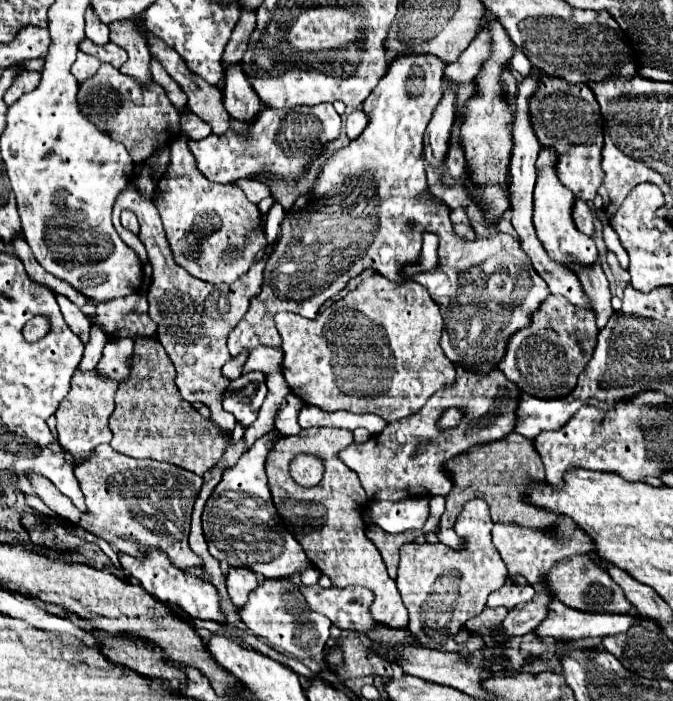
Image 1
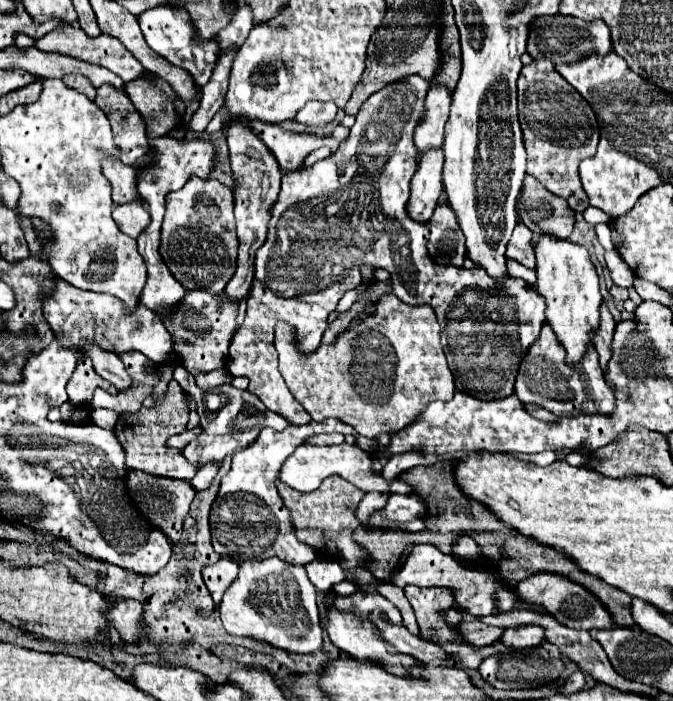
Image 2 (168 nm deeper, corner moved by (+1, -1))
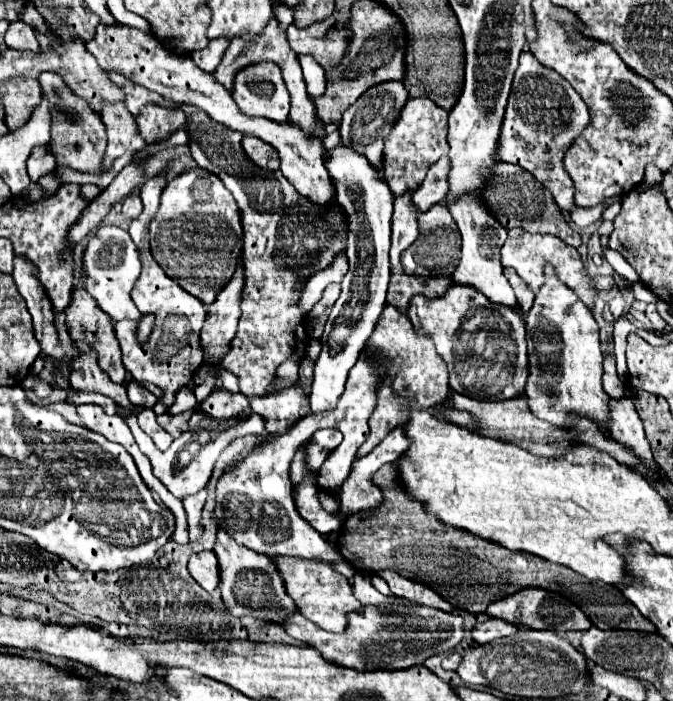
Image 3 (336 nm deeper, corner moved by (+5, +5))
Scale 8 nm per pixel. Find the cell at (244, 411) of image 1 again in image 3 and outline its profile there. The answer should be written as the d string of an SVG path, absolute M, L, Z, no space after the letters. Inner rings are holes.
M219 387L219 389L213 389L213 393L207 399L213 399L211 407L205 409L207 405L203 403L203 409L199 413L193 411L193 415L189 419L189 431L183 433L179 439L175 439L167 451L159 451L153 445L153 441L149 441L149 437L139 427L137 417L130 416L125 419L135 441L141 445L141 451L149 457L149 461L153 465L153 475L179 499L183 499L185 495L197 493L199 489L203 489L209 483L217 457L233 439L245 437L249 433L253 433L253 435L257 433L255 431L255 413L249 405L249 399L243 397L243 393L231 393L223 387Z

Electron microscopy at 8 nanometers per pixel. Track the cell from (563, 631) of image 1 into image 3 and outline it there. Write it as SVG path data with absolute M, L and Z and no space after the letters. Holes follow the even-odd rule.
M489 619L487 623L475 625L473 639L475 639L475 643L485 645L487 641L493 641L493 639L499 639L499 637L509 637L511 633L517 633L517 631L519 631L517 625L511 625L503 619Z

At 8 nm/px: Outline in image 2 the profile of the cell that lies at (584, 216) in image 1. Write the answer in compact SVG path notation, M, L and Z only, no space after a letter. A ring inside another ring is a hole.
M525 175L521 195L517 199L517 217L535 235L551 235L567 239L573 231L575 219L565 199L551 195L537 179Z

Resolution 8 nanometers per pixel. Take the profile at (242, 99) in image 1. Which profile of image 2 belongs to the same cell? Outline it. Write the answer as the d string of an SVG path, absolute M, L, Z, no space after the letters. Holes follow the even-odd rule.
M233 123L233 127L227 129L227 143L229 143L229 163L231 163L231 173L235 181L235 219L237 219L237 237L239 237L239 257L237 257L237 271L233 279L225 287L225 295L237 303L249 293L251 281L253 281L253 259L255 251L263 245L265 235L267 235L267 219L271 219L269 209L271 203L275 203L279 195L279 183L281 183L281 169L255 135L247 131L247 127L239 127L239 123Z

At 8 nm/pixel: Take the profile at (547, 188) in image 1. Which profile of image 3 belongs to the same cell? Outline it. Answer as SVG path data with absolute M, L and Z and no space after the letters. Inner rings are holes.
M545 263L545 283L541 285L531 311L527 313L527 343L529 343L529 379L525 393L531 411L551 425L567 425L565 415L577 413L597 421L605 431L609 395L601 387L603 353L599 341L599 325L591 309L555 275L551 263Z

